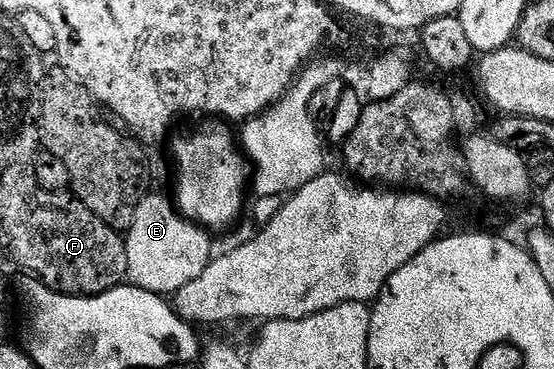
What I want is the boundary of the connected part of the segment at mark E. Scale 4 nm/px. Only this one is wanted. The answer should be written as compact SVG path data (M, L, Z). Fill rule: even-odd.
M147 192L144 200L140 200L140 208L136 208L136 216L125 235L128 282L148 292L172 296L208 268L212 257L211 235L197 222L183 216L171 199L169 202L164 195L154 193Z

